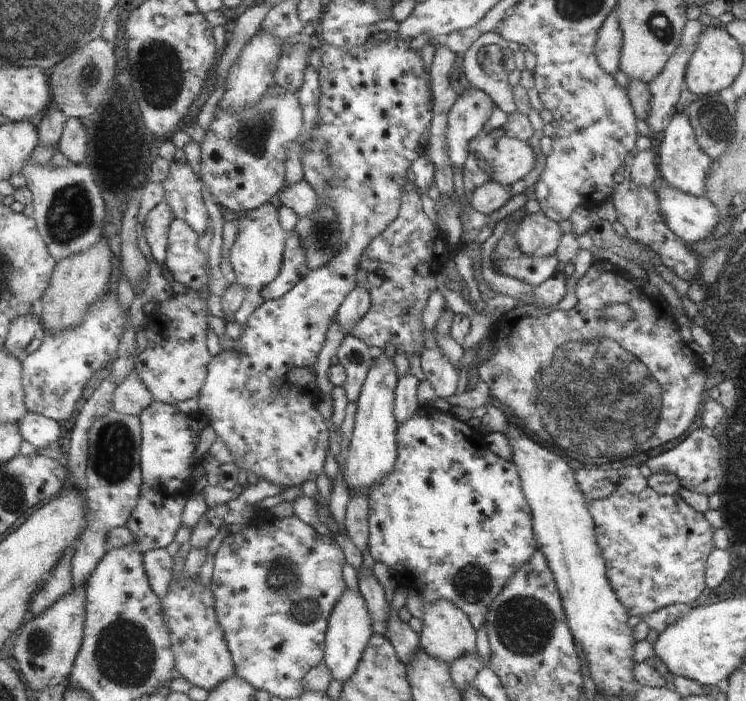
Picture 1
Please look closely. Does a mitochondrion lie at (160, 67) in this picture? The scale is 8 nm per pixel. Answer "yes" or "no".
yes

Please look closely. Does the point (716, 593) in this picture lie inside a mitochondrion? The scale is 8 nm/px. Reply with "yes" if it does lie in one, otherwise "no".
no

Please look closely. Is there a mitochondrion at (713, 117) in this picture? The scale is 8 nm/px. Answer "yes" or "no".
yes

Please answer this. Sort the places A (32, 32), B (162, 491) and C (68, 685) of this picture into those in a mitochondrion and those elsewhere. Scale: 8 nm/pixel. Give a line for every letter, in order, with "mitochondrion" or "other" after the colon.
A: mitochondrion
B: mitochondrion
C: other

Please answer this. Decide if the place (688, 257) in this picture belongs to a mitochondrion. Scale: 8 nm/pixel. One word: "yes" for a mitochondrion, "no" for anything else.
no

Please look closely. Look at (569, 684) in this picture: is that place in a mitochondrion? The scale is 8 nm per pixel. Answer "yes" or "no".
no

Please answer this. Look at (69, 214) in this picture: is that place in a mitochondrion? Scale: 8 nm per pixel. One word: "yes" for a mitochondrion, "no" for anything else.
yes

